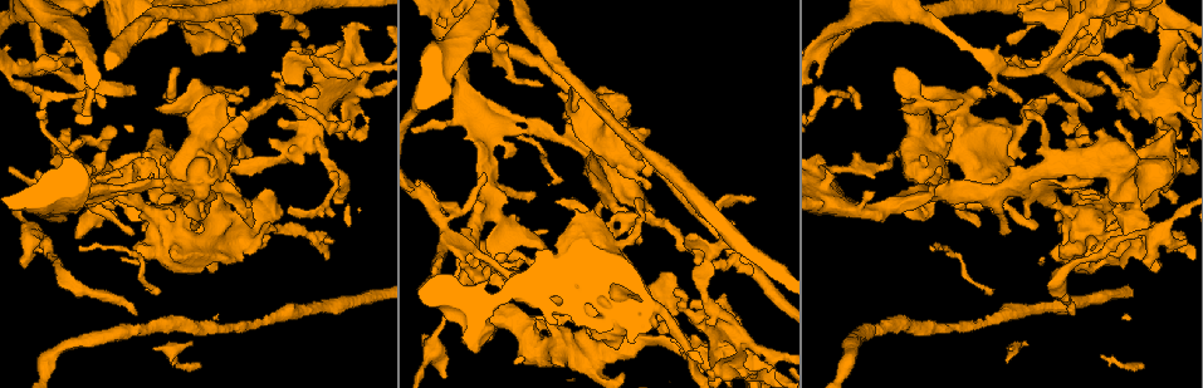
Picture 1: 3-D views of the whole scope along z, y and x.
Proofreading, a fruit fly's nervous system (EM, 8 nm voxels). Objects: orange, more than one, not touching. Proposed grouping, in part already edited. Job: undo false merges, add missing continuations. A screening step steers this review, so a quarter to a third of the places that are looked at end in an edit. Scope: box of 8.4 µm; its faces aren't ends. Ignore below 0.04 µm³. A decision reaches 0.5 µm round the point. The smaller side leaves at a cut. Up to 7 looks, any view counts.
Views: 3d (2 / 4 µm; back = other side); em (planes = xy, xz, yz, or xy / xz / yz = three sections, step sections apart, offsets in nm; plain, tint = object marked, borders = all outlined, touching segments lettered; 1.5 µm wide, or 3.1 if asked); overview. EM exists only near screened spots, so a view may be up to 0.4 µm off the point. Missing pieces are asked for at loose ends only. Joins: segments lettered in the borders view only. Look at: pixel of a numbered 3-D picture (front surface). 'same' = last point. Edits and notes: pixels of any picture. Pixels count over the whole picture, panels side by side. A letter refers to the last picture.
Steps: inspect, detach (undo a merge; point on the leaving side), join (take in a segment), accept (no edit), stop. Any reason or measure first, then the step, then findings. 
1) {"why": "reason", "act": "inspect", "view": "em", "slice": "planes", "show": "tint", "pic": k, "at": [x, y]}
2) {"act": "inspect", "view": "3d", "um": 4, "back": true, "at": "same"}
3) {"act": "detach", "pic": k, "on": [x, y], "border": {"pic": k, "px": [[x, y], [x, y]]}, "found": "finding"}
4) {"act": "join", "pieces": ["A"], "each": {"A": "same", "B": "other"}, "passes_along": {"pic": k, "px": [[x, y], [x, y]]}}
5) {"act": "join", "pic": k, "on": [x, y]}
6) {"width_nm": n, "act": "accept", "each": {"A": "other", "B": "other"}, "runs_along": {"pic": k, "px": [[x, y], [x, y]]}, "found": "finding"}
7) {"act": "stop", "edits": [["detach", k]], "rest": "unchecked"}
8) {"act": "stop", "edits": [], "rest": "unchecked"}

{"why": "branch stops here", "act": "inspect", "view": "em", "slice": "xz", "step": 8, "show": "borders", "pic": 1, "at": [907, 212]}

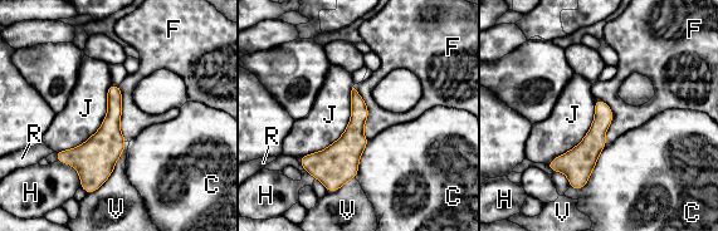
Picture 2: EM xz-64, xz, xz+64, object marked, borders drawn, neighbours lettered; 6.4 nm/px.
{"longest_contact_nm": ["J", 600], "act": "accept", "each": {"C": "other", "F": "other", "H": "other", "J": "other", "R": "other", "V": "other"}, "runs_along": {"pic": 2, "px": [[597, 102], [582, 177]]}, "found": "no lettered segment goes on from it"}

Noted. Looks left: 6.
{"why": "abrupt turn", "act": "inspect", "view": "3d", "um": 4, "pic": 1, "at": [187, 269]}

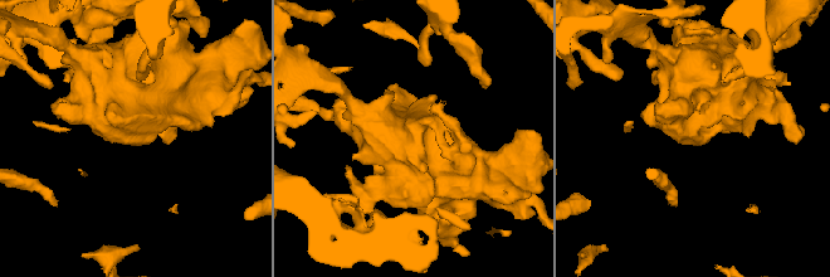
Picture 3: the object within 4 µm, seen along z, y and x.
{"why": "shape alone is not enough", "act": "inspect", "view": "em", "slice": "planes", "show": "tint", "pic": 3, "at": [136, 136]}

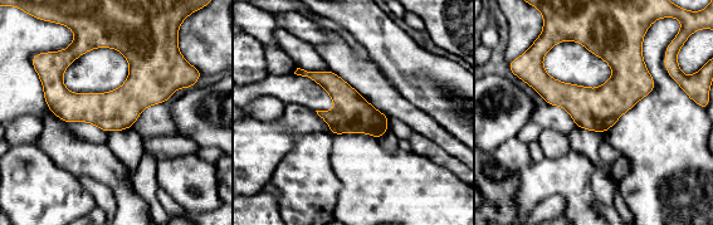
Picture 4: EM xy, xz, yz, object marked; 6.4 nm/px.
{"act": "inspect", "view": "em", "slice": "planes", "show": "borders", "at": "same"}

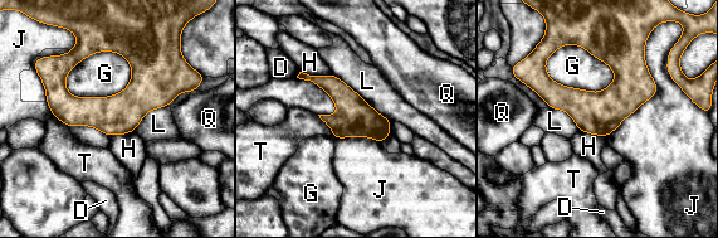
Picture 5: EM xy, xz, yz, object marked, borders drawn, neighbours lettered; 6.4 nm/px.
{"longest_contact_nm": ["J", 650], "act": "accept", "each": {"D": "other", "G": "other", "H": "other", "J": "other", "L": "other", "Q": "other", "T": "other"}, "runs_along": {"pic": 5, "px": [[302, 76], [330, 83], [386, 132]]}, "found": "all the same cell"}

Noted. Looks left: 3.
{"why": "closes a loop", "act": "inspect", "view": "em", "slice": "xz", "step": 4, "show": "borders", "pic": 1, "at": [236, 46]}

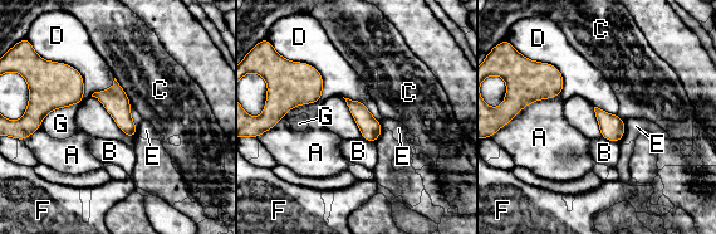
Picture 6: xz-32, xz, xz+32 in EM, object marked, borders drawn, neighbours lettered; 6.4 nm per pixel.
{"act": "inspect", "view": "em", "slice": "planes", "show": "borders", "at": "same"}

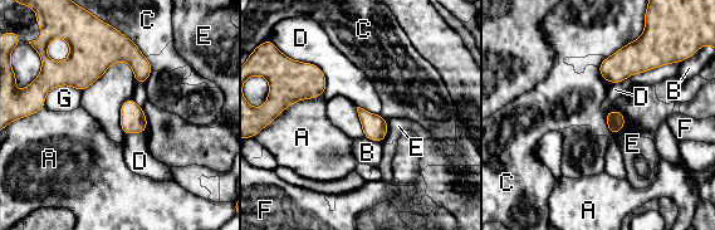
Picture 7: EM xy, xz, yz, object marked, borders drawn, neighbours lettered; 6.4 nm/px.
{"width_nm": 50, "longest_contact_nm": ["A", 360], "act": "accept", "each": {"A": "other", "B": "other", "C": "other", "D": "other", "E": "other", "F": "other", "G": "other"}, "found": "continuous, no second cell"}

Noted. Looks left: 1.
{"act": "stop", "edits": [], "rest": "unchecked"}

